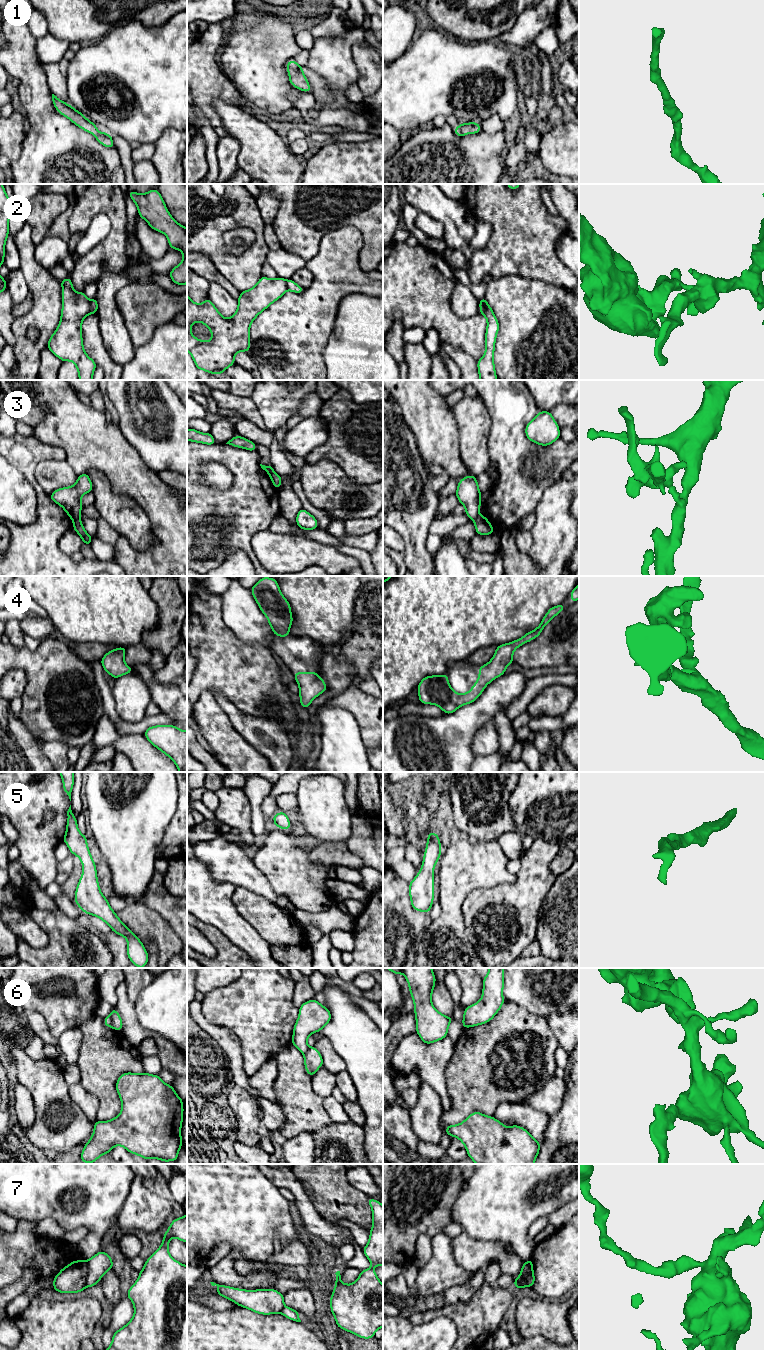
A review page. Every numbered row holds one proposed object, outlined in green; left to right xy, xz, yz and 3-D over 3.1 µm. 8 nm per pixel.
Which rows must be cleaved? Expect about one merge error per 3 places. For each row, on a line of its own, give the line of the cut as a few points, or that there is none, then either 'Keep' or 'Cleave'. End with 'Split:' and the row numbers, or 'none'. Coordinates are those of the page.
1: No split. Keep
2: Split along xy (89, 301), (92, 312). Cleave
3: Split along xy (79, 517), (73, 520). Cleave
4: No split. Keep
5: No split. Keep
6: Split along xy (107, 1017), (110, 1020), (111, 1026). Cleave
7: Split along xy (85, 1261), (87, 1266), (87, 1285). Cleave
Split: 2, 3, 6, 7

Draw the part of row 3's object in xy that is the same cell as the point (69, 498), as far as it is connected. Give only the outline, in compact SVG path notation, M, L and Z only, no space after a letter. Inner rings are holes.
M87 473L78 475L77 482L70 487L56 489L49 498L60 505L67 515L75 520L81 517L81 497L92 492L93 485Z

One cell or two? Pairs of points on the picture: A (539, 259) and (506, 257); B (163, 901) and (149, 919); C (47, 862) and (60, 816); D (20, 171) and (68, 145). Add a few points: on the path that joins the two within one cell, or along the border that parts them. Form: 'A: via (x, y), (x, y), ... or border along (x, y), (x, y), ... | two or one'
A: via (531, 257), (514, 257) | one
B: border along (142, 901), (156, 911), (171, 927) | two
C: via (47, 851), (47, 837), (56, 827) | one
D: via (32, 171), (45, 158), (50, 158), (56, 154) | one

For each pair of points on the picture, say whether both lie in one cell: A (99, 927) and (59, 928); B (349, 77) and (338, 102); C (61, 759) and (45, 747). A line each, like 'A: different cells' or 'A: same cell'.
A: different cells
B: different cells
C: same cell

